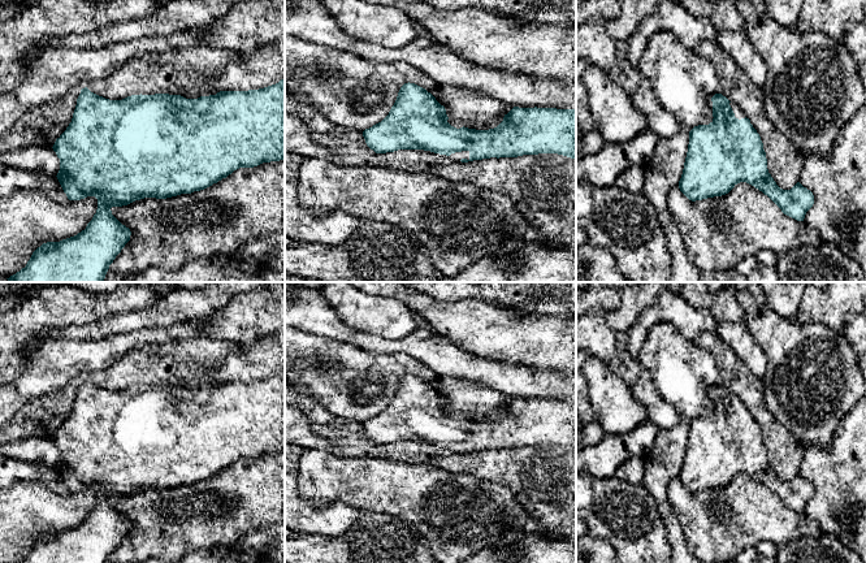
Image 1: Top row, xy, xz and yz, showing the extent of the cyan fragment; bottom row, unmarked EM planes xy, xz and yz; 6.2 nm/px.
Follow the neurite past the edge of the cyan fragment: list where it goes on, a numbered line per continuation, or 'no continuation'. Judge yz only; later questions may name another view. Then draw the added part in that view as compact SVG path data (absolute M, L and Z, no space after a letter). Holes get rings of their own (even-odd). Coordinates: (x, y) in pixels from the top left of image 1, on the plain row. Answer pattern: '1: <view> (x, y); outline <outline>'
1: yz (739, 405); outline M731 393L729 397L731 397L736 410L741 411L741 410L746 408L736 394Z

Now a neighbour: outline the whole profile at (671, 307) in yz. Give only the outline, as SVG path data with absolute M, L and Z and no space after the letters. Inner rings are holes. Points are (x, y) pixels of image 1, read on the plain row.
M663 287L657 303L645 308L625 333L627 348L633 358L638 355L649 329L659 322L674 324L688 341L702 332L715 332L719 325L709 309L693 307L680 294Z

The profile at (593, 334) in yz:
M599 308L576 317L576 350L584 350L609 365L616 355L616 332L610 328L605 315Z

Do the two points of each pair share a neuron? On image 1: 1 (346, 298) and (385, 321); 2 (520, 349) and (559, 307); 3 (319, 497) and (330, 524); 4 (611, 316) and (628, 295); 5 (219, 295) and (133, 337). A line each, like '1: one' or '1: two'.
1: one
2: two
3: two
4: one
5: two

